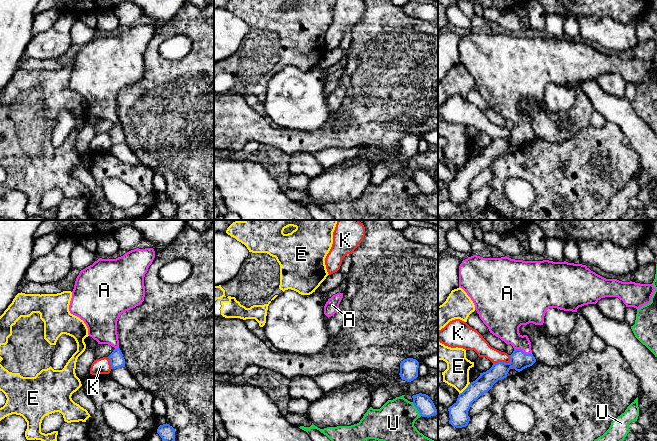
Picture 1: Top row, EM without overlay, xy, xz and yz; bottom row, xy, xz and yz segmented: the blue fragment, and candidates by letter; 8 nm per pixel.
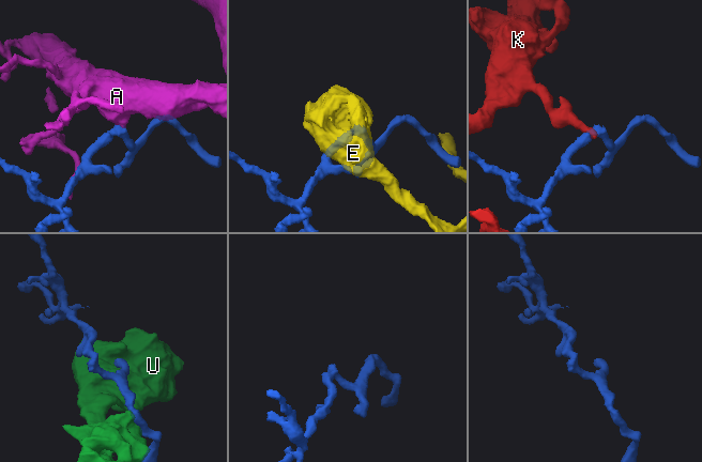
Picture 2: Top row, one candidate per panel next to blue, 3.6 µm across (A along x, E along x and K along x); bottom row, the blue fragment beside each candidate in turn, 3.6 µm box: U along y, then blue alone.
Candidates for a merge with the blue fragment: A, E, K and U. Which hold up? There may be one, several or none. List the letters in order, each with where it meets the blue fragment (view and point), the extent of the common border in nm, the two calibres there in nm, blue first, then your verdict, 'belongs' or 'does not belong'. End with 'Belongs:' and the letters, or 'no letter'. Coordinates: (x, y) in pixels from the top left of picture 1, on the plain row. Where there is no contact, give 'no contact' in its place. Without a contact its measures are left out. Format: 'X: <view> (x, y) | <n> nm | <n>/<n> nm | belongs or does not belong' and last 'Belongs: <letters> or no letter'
A: yz (522, 127) | 150 nm | 150/220 nm | belongs
E: yz (465, 165) | 130 nm | 160/190 nm | does not belong
K: yz (504, 138) | 160 nm | 150/120 nm | does not belong
U: xz (417, 185) | 140 nm | 140/320 nm | does not belong
Belongs: A

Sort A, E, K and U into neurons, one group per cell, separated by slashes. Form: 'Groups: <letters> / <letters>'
Groups: A / E / K / U

